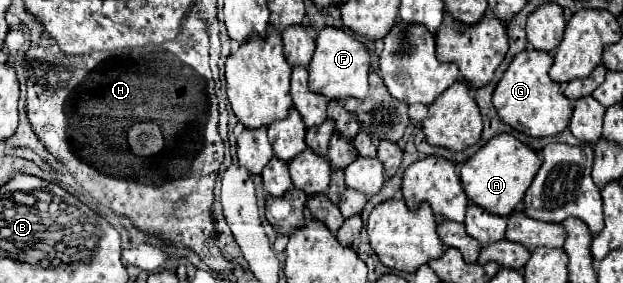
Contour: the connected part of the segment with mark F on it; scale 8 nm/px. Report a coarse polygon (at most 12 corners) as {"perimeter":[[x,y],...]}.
{"perimeter":[[324,27],[308,65],[312,91],[366,97],[370,53]]}

